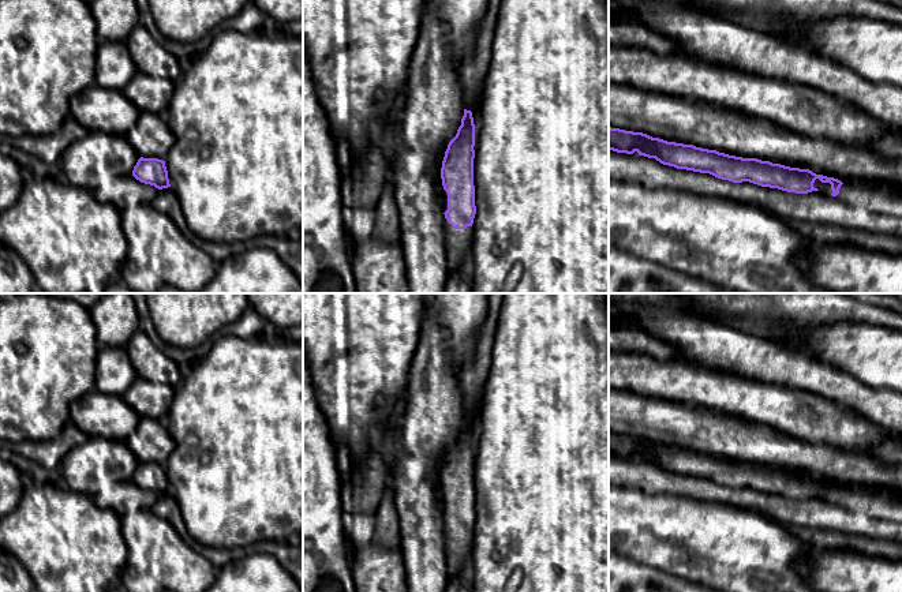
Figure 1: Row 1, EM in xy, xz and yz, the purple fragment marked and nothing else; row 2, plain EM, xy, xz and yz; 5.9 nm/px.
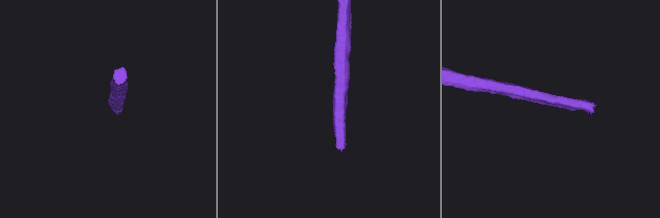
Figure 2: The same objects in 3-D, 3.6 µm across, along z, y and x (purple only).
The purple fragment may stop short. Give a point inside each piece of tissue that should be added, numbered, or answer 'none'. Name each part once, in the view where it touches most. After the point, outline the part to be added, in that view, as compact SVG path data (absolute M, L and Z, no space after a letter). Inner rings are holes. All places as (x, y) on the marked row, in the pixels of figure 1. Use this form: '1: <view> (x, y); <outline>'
1: yz (876, 199); M816 179L813 187L830 198L836 198L850 206L902 218L902 195L892 195L888 190L879 186L869 187L865 184L843 183L836 196L831 195L830 183L821 183Z

